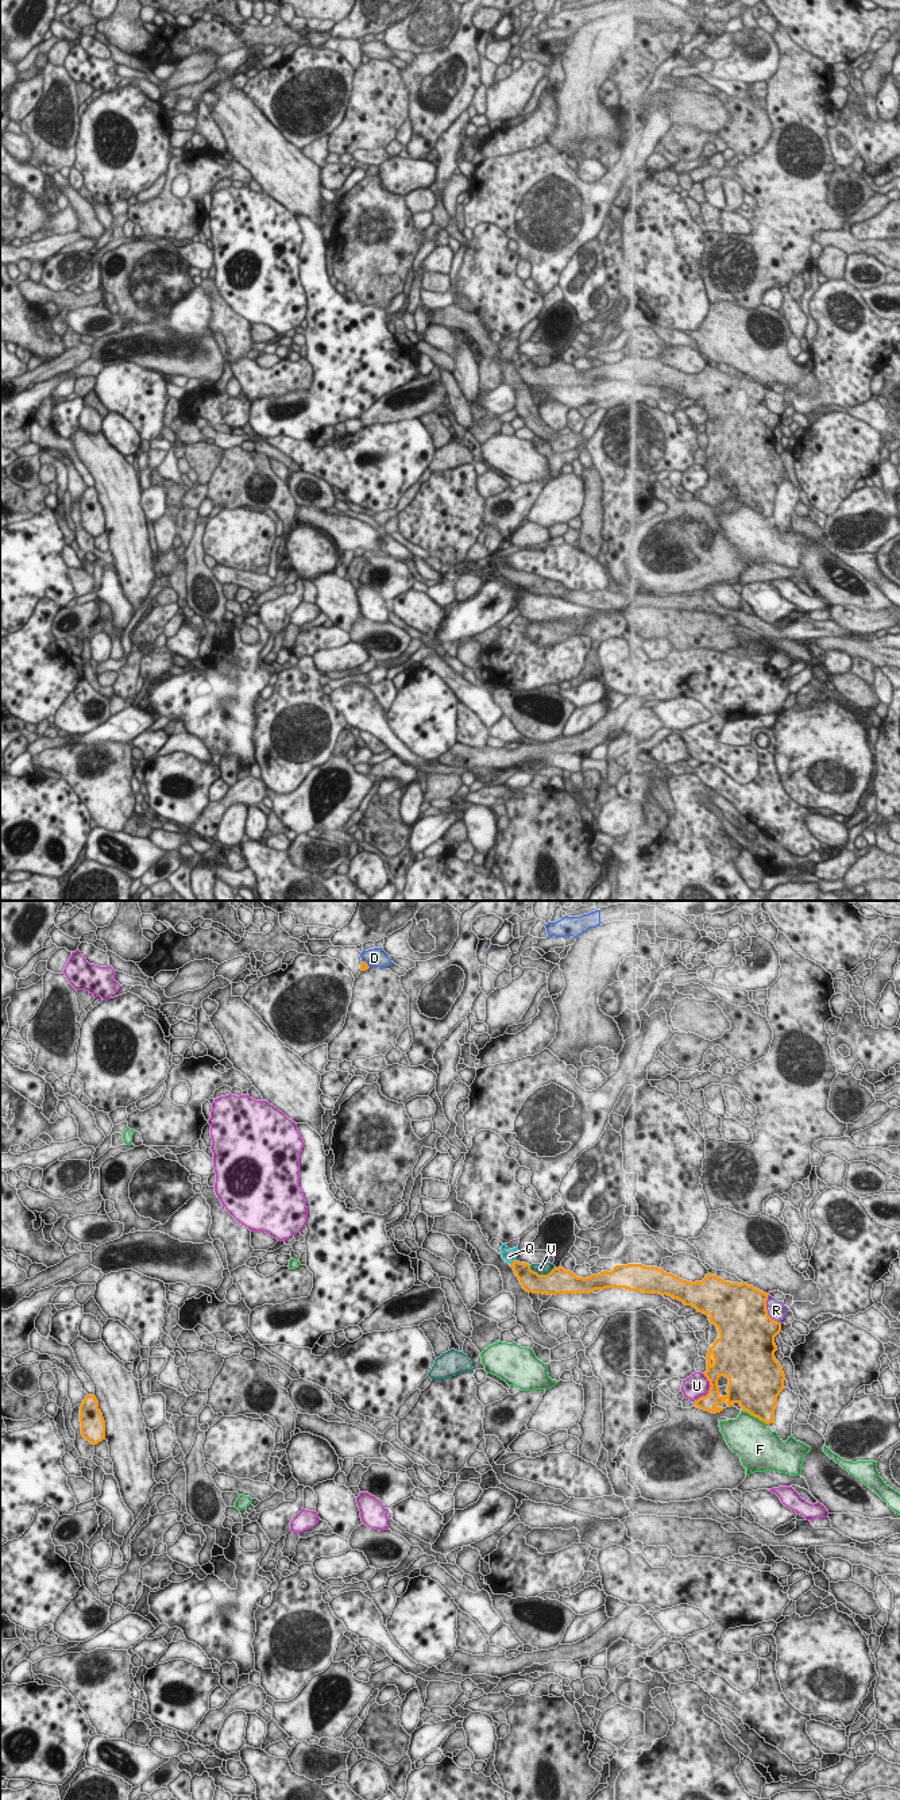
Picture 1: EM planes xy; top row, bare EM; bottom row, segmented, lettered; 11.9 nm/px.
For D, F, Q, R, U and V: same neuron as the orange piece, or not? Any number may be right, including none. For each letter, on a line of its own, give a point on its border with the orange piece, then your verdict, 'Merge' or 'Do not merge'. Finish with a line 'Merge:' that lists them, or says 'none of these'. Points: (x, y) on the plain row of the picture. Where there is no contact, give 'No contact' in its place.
D: Touches orange at xy (366, 56). Do not merge
F: Touches orange at xy (756, 509). Do not merge
Q: Touches orange at xy (513, 354). Do not merge
R: Touches orange at xy (767, 403). Do not merge
U: Touches orange at xy (710, 482). Do not merge
V: Touches orange at xy (541, 367). Do not merge
Merge: none of these

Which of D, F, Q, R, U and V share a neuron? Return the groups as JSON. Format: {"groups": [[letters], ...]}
{"groups": [["D"], ["F"], ["Q"], ["R"], ["U"], ["V"]]}

